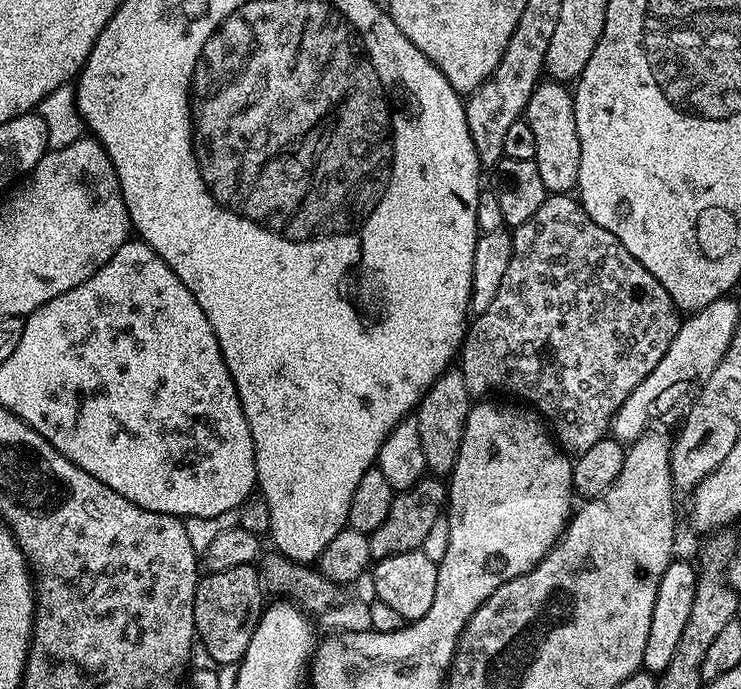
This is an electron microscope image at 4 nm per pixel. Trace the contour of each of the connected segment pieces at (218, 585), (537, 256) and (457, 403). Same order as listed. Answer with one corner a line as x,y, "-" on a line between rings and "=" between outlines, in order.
251,564
201,575
194,594
194,622
199,647
200,644
204,647
213,665
239,664
246,654
246,646
250,646
250,638
254,638
254,630
266,604
264,596
261,573
=
548,195
542,202
542,206
534,210
534,218
519,225
511,233
511,238
512,257
510,266
506,266
502,286
498,286
498,294
494,294
494,302
490,302
490,306
486,306
486,310
469,323
464,334
463,345
458,353
458,360
461,360
459,361
461,365
484,364
486,383
493,384
504,392
513,392
514,395
521,396
524,399
521,401
531,405
547,421
561,449
568,454
579,454
590,450
594,442
605,438
622,402
626,402
626,398
630,398
632,391
646,379
650,370
654,370
654,366
662,362
662,354
666,354
670,342
674,342
674,334
678,334
682,313
670,298
670,294
666,294
666,286
662,286
662,282
658,282
658,278
654,278
654,274
650,274
650,270
646,270
646,266
642,266
642,262
638,262
638,258
634,258
634,254
630,254
630,250
626,250
626,246
622,246
622,242
618,242
614,234
610,234
610,230
602,230
602,226
598,226
598,222
594,222
594,218
586,214
579,199
571,195
=
452,366
447,372
442,373
414,409
418,422
418,435
422,437
422,455
426,458
426,469
437,478
451,477
454,462
458,462
458,450
462,446
462,430
468,417
470,407
468,384
459,370
461,371
459,367

